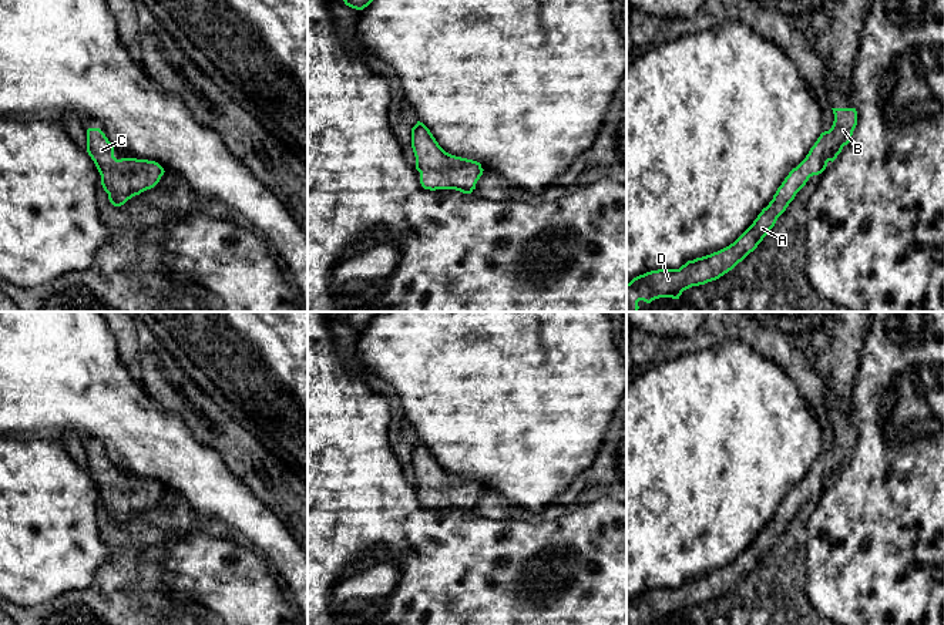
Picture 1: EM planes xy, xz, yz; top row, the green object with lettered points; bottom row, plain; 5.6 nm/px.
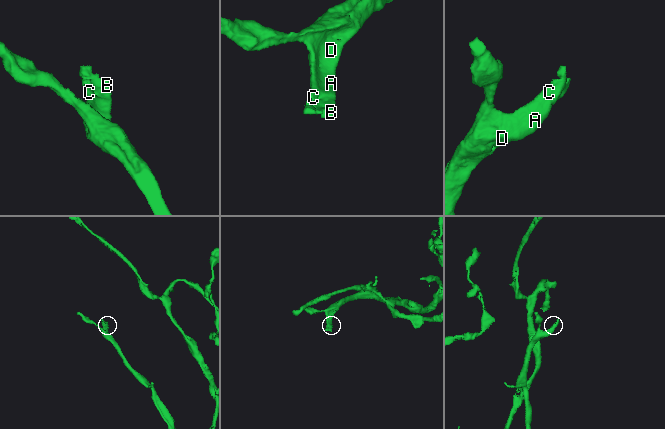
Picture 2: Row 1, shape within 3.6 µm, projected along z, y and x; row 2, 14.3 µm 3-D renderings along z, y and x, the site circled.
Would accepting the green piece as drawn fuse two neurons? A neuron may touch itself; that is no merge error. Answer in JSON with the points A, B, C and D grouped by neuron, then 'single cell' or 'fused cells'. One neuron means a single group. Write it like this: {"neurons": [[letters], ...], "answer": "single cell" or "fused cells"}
{"neurons": [["A", "B", "C", "D"]], "answer": "single cell"}

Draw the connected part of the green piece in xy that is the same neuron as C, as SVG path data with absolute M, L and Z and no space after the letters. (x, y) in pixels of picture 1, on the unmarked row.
M100 447L87 448L87 471L94 480L101 494L101 504L114 525L121 525L132 515L154 507L165 491L155 480L117 478L112 463Z

